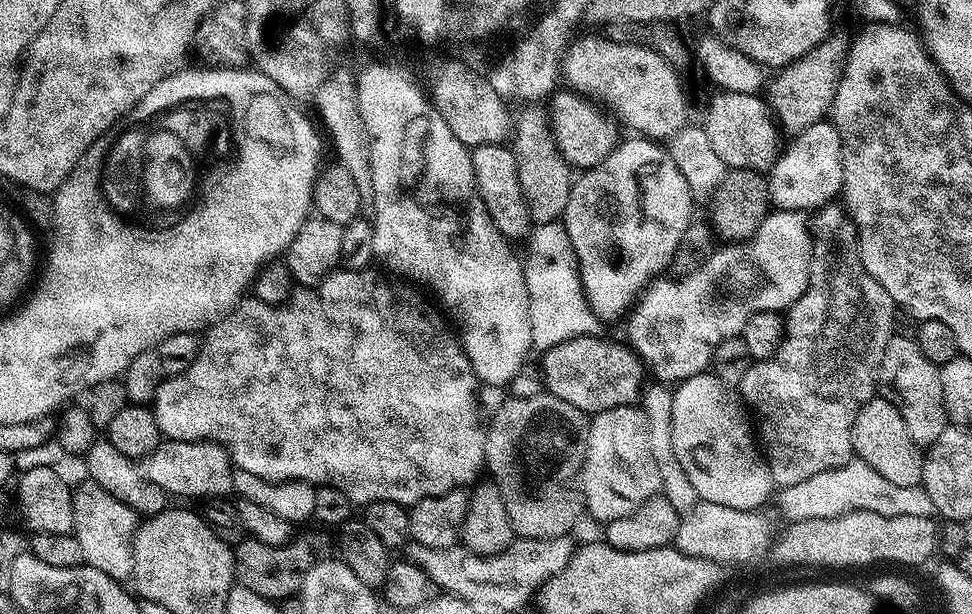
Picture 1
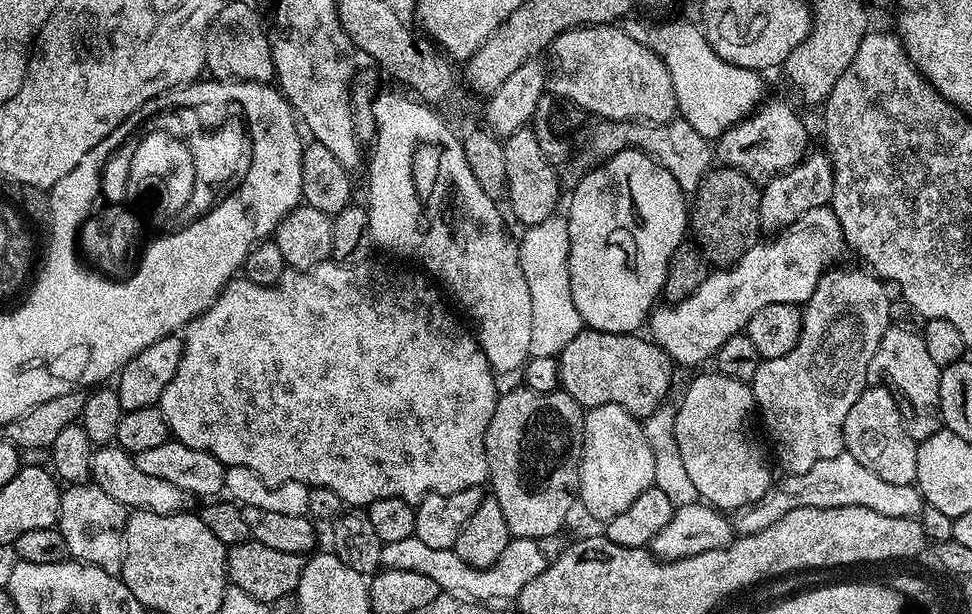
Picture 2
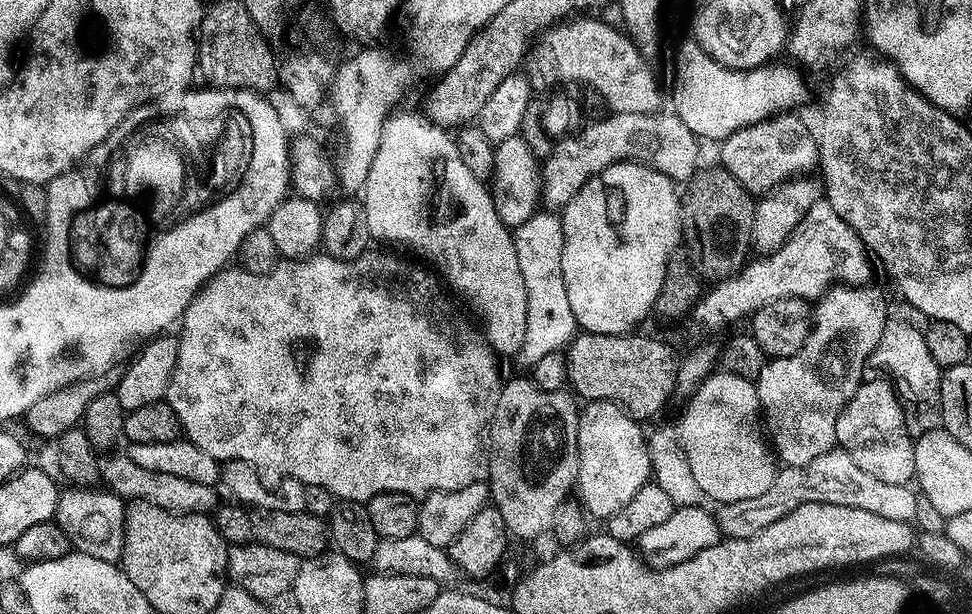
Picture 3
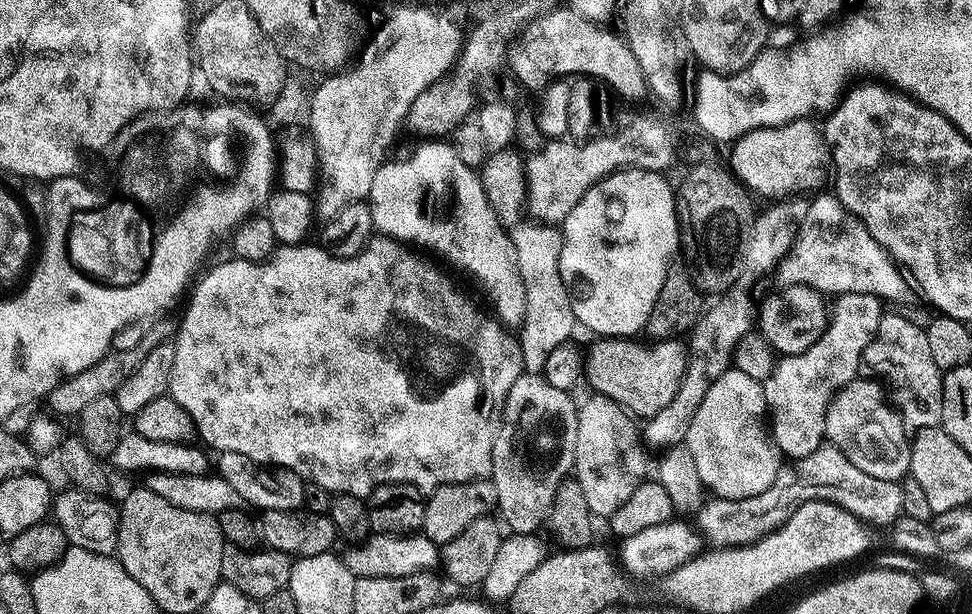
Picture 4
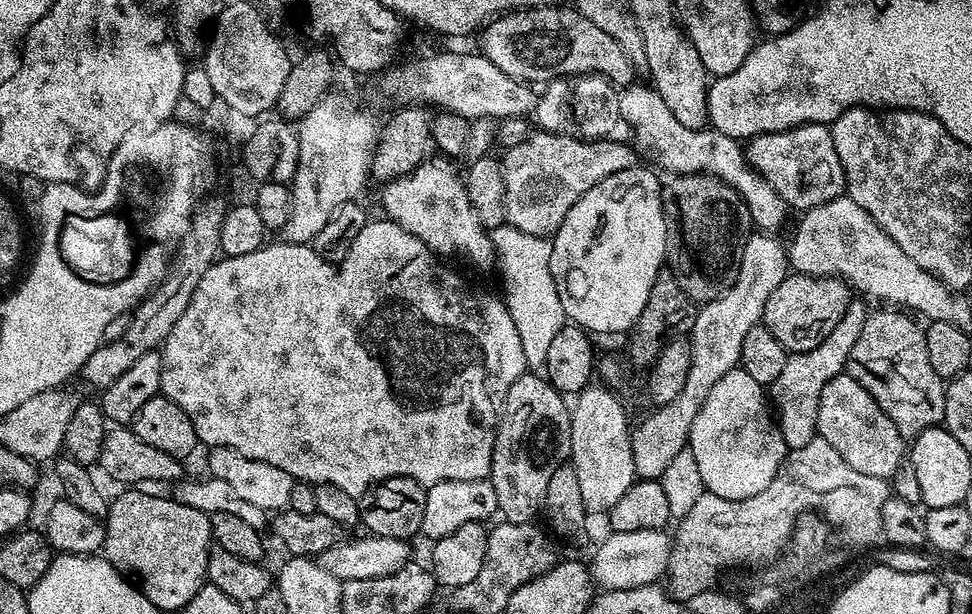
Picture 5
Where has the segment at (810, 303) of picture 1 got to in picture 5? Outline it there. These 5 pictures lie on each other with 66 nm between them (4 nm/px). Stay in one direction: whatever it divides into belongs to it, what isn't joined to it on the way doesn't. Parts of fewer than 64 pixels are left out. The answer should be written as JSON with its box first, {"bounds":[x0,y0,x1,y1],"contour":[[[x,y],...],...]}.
{"bounds":[770,300,868,449],"contour":[[[858,300],[851,301],[843,318],[830,331],[829,336],[810,351],[789,355],[782,374],[778,374],[778,378],[772,381],[770,404],[774,409],[774,416],[778,421],[782,438],[787,442],[789,449],[806,446],[806,442],[810,442],[818,434],[816,419],[822,386],[826,386],[830,378],[841,375],[845,371],[850,350],[858,334],[861,333],[867,317],[868,309],[866,310]]]}

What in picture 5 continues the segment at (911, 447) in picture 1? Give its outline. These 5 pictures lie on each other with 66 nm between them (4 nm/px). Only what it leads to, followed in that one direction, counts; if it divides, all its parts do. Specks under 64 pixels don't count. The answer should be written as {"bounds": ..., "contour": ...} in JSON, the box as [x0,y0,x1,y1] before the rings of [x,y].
{"bounds":[816,374,906,480],"contour":[[[841,374],[830,378],[826,386],[822,386],[822,394],[818,402],[818,418],[816,419],[816,430],[819,436],[858,474],[870,474],[874,478],[888,480],[896,475],[897,469],[902,466],[903,458],[906,456],[906,438],[894,426],[894,422],[878,406],[878,402],[853,376]]]}

